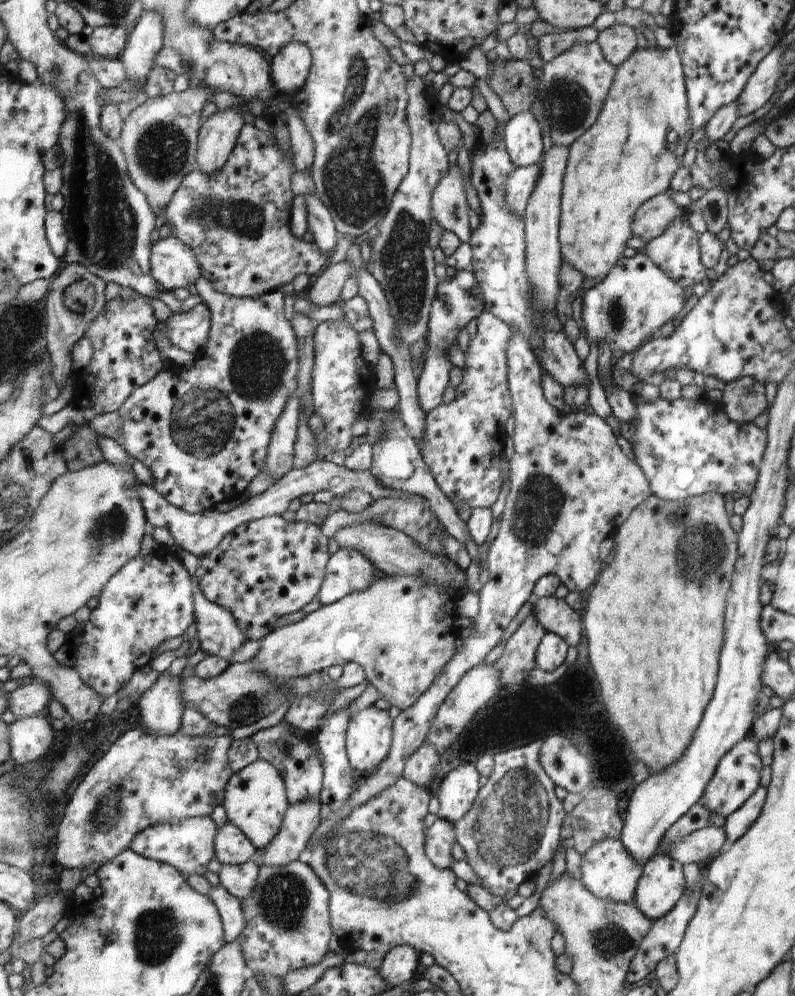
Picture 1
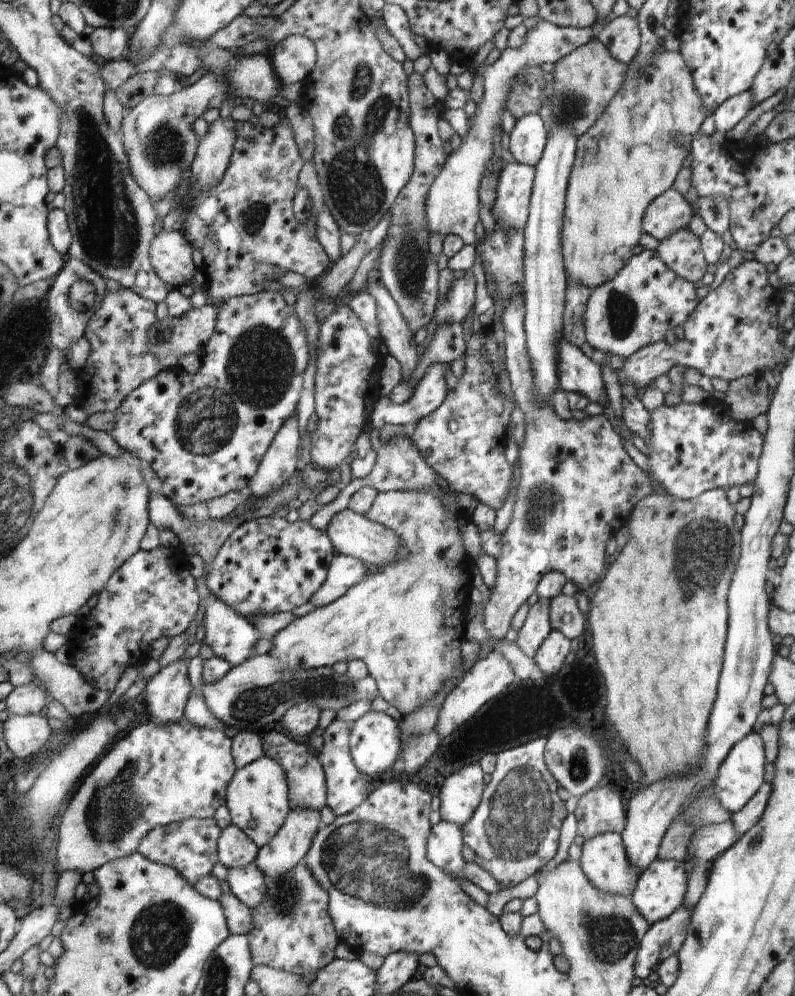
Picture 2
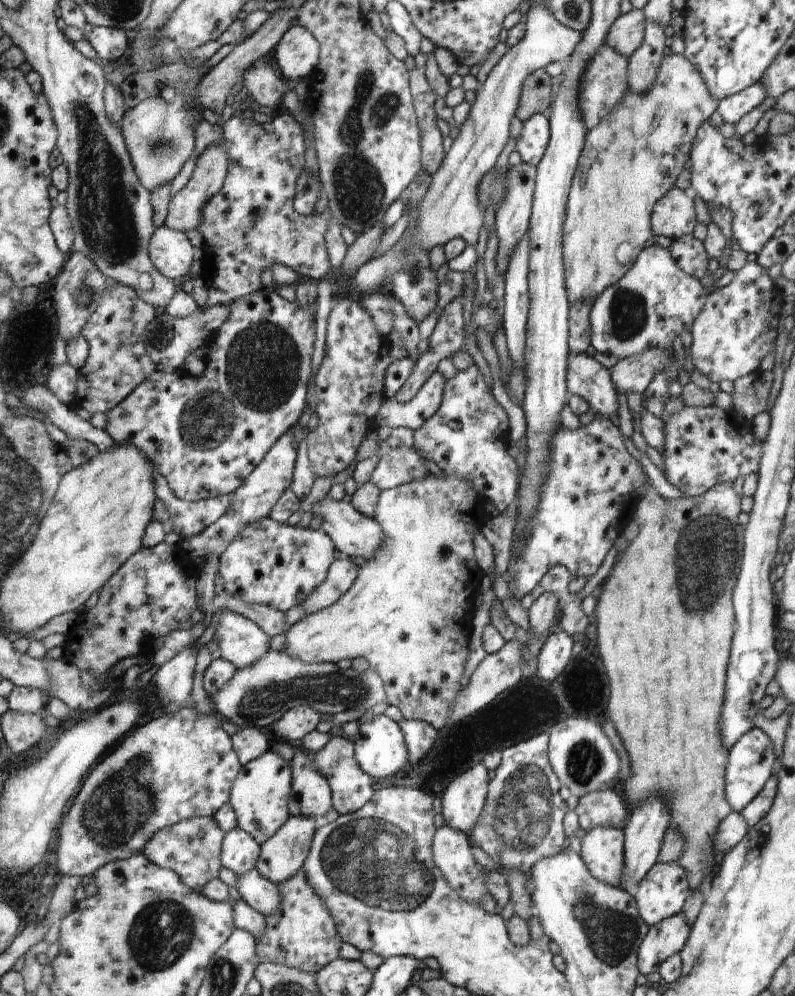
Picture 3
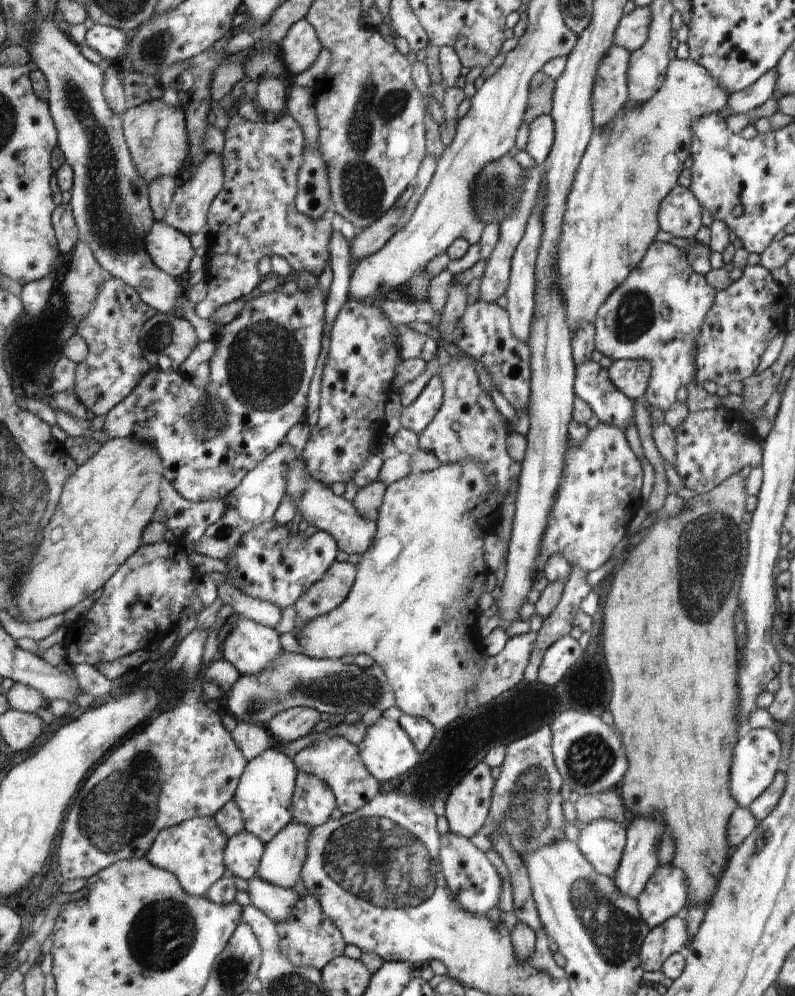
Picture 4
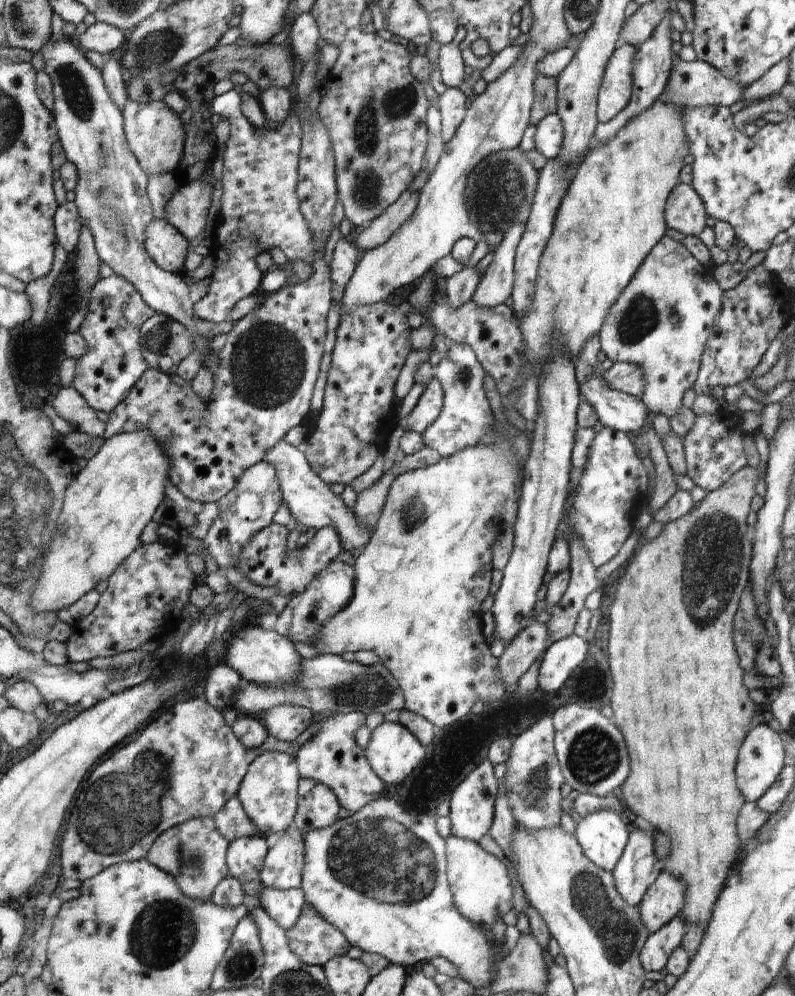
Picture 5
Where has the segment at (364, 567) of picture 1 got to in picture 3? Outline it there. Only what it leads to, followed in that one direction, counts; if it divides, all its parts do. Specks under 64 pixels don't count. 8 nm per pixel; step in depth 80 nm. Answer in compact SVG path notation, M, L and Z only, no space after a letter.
M338 558L330 567L328 579L324 580L324 583L320 584L307 600L304 600L302 606L306 615L323 611L324 608L338 603L354 586L354 578L358 578L359 570L349 558Z

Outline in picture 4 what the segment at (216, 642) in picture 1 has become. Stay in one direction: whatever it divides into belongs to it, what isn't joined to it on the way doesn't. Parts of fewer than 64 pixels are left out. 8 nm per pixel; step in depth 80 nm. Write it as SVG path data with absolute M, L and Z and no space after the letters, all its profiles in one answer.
M238 617L238 620L231 626L232 630L228 632L225 641L222 643L219 654L230 664L233 664L241 675L257 675L257 672L263 671L266 667L271 667L279 654L284 652L279 642L280 634L274 629L242 617Z

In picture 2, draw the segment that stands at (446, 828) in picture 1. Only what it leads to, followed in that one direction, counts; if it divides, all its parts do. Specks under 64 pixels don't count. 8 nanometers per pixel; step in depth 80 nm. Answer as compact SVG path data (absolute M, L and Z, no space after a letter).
M442 820L430 830L427 840L428 861L459 882L468 881L463 872L466 864L462 853L464 845L461 828Z

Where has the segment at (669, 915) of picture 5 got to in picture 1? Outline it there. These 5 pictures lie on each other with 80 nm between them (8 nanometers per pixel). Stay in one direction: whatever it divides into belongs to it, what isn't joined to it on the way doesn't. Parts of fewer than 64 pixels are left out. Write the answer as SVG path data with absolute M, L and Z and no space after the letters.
M657 852L643 866L634 904L644 916L655 921L677 905L686 886L683 866L672 857Z

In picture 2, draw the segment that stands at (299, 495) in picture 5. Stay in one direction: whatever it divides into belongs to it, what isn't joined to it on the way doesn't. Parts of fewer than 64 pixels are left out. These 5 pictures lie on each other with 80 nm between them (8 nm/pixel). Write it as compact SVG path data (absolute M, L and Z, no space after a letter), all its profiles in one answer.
M345 508L342 512L338 512L330 523L328 529L325 531L331 538L332 544L340 554L358 558L366 564L374 564L374 566L388 566L394 562L396 554L402 548L400 538L390 530L384 528L382 524L376 521L368 520L365 515L352 512L350 508Z

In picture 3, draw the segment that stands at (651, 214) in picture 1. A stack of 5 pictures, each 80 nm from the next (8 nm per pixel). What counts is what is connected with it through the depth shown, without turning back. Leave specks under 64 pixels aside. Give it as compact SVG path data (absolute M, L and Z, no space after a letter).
M674 186L656 202L650 221L655 236L680 239L693 234L698 221L692 193Z

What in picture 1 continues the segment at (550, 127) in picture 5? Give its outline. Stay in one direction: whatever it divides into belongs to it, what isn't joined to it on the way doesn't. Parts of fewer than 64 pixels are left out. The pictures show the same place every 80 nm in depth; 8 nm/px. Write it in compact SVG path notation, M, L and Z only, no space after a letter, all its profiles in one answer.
M530 111L510 117L505 124L504 140L508 156L516 167L529 167L543 160L542 136L543 132Z

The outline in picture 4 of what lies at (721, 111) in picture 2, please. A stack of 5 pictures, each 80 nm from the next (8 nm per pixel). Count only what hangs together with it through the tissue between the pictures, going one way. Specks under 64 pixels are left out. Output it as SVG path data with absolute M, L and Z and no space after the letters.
M774 68L764 73L754 84L747 86L744 90L730 93L726 107L731 114L748 114L754 108L762 106L766 100L771 98L777 76L778 73Z

